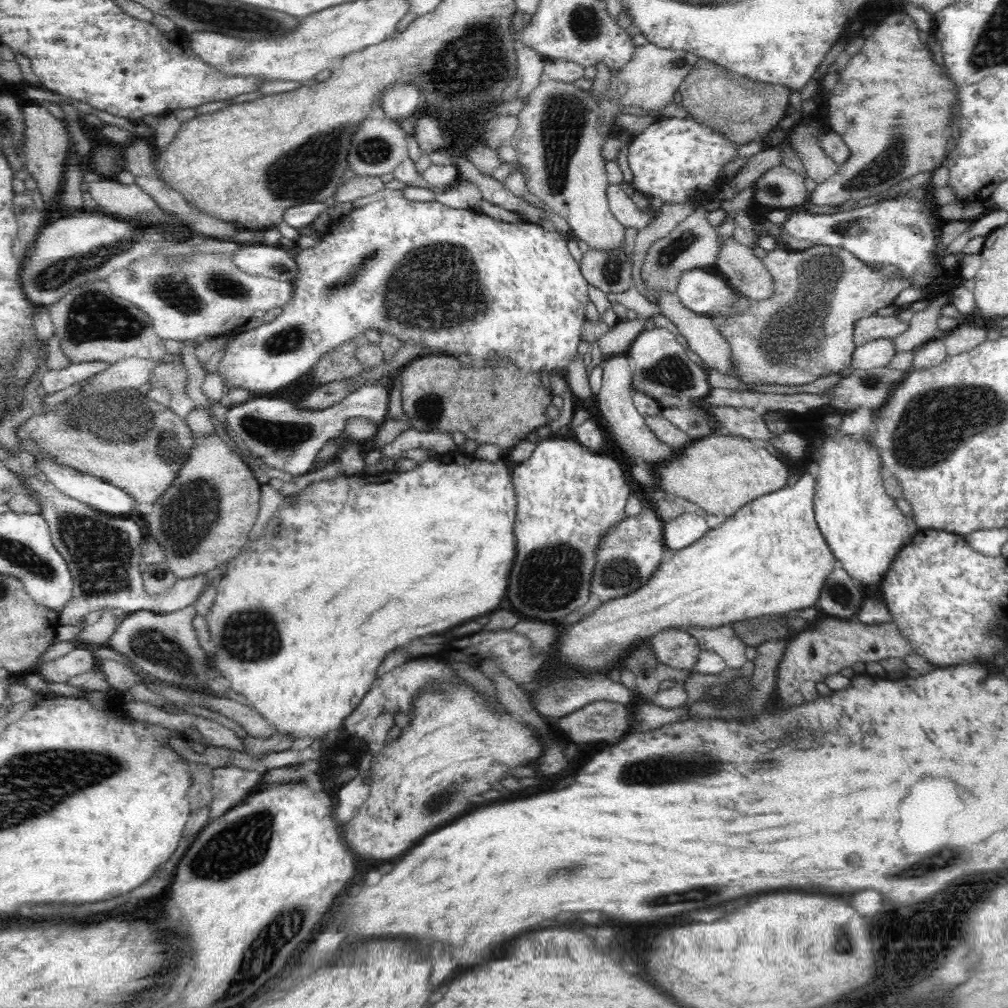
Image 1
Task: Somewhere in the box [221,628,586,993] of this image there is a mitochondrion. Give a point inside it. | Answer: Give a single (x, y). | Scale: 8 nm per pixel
(439, 801)

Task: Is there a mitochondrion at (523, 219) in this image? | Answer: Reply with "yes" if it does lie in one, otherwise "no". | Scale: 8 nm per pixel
no

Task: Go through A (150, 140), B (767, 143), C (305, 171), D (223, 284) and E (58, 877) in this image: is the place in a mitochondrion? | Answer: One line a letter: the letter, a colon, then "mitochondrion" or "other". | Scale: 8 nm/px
A: other
B: other
C: mitochondrion
D: mitochondrion
E: other

